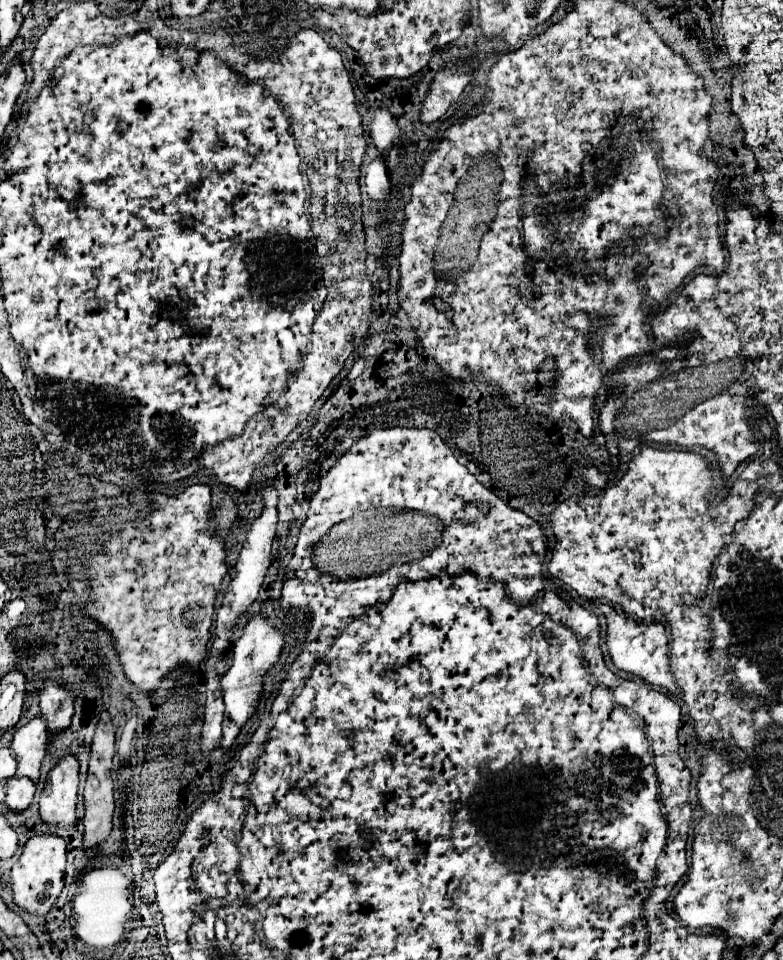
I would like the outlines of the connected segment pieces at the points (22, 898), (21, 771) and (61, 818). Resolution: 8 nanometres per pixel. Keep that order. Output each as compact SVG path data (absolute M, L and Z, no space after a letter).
M50 834L32 836L26 842L20 860L12 868L14 904L30 914L46 916L64 888L64 868L66 868L66 842L60 836Z
M34 718L28 724L20 726L10 748L18 760L16 776L26 776L38 784L42 758L46 756L46 722L42 718Z
M66 756L48 774L40 794L40 818L46 824L76 824L76 792L78 792L78 760Z

